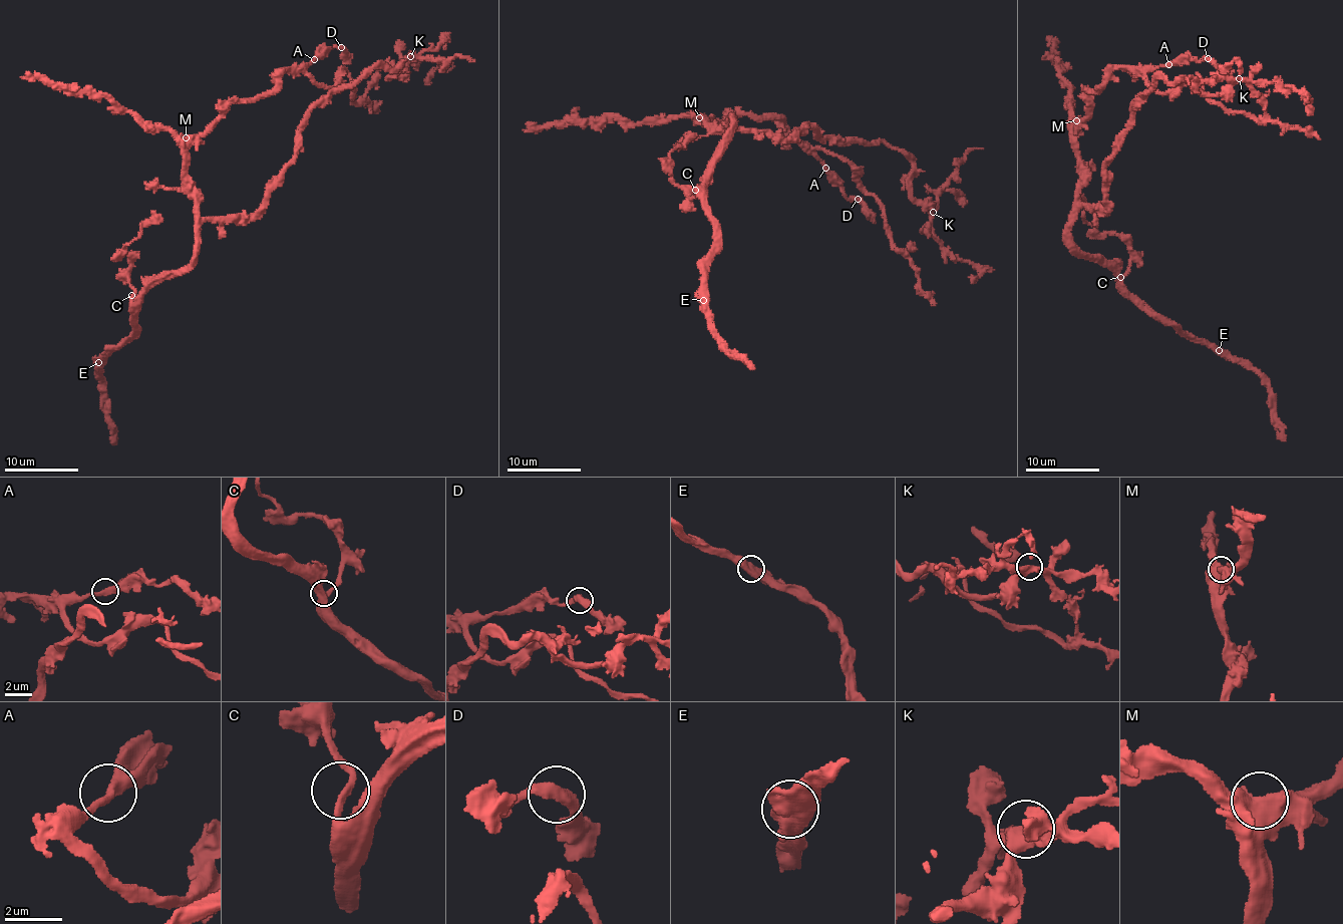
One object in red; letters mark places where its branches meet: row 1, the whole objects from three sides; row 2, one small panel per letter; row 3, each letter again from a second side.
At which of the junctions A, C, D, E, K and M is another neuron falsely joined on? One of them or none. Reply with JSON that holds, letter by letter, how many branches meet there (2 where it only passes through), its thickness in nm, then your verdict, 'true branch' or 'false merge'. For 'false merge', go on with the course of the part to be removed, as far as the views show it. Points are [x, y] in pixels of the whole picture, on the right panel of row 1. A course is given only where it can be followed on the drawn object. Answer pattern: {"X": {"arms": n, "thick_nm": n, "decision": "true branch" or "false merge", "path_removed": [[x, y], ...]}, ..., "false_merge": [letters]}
{"A": {"arms": 2, "thick_nm": 360, "decision": "true branch"}, "C": {"arms": 2, "thick_nm": 260, "decision": "true branch"}, "D": {"arms": 2, "thick_nm": 420, "decision": "true branch"}, "E": {"arms": 2, "thick_nm": 700, "decision": "true branch"}, "K": {"arms": 3, "thick_nm": 440, "decision": "true branch"}, "M": {"arms": 2, "thick_nm": 600, "decision": "true branch"}, "false_merge": []}

